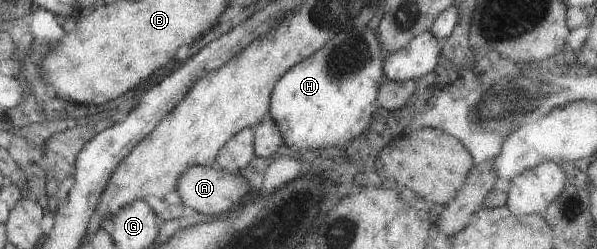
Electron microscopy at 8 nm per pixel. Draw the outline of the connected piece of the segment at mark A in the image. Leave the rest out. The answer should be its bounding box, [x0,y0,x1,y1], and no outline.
[177,166,251,215]

